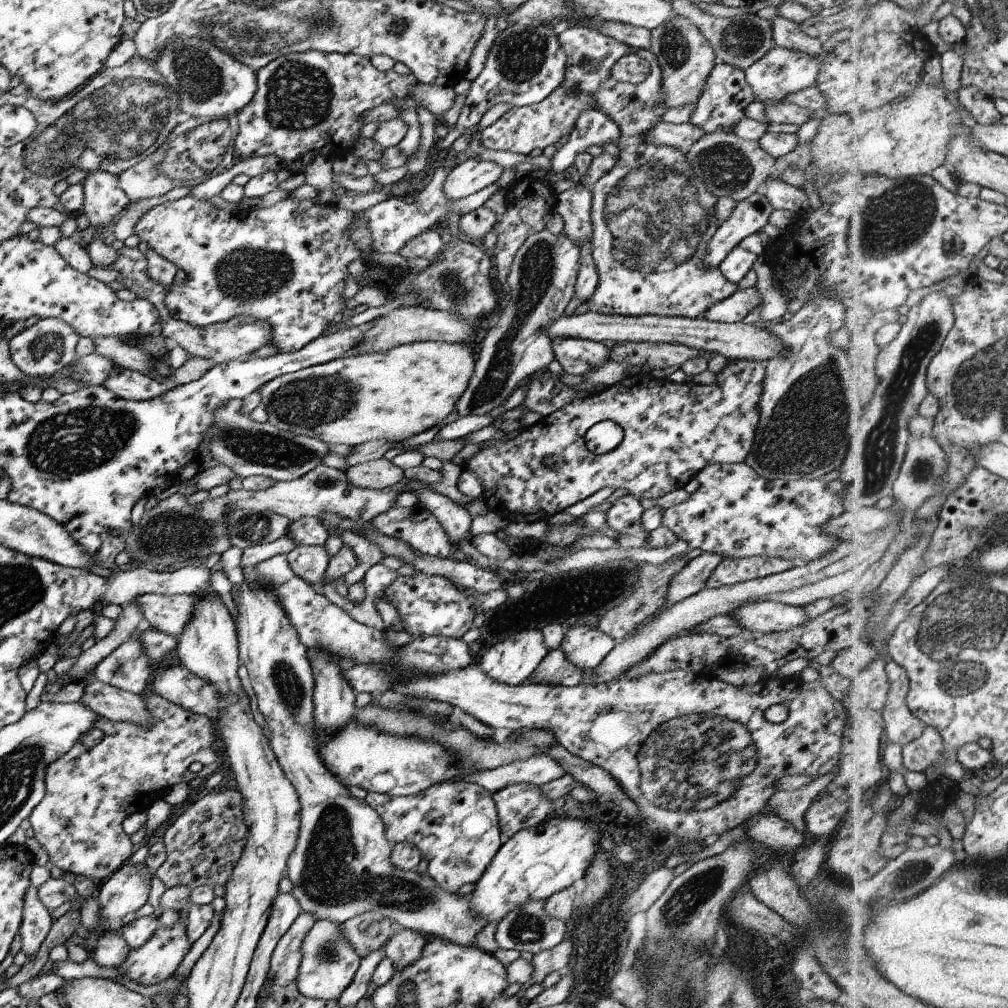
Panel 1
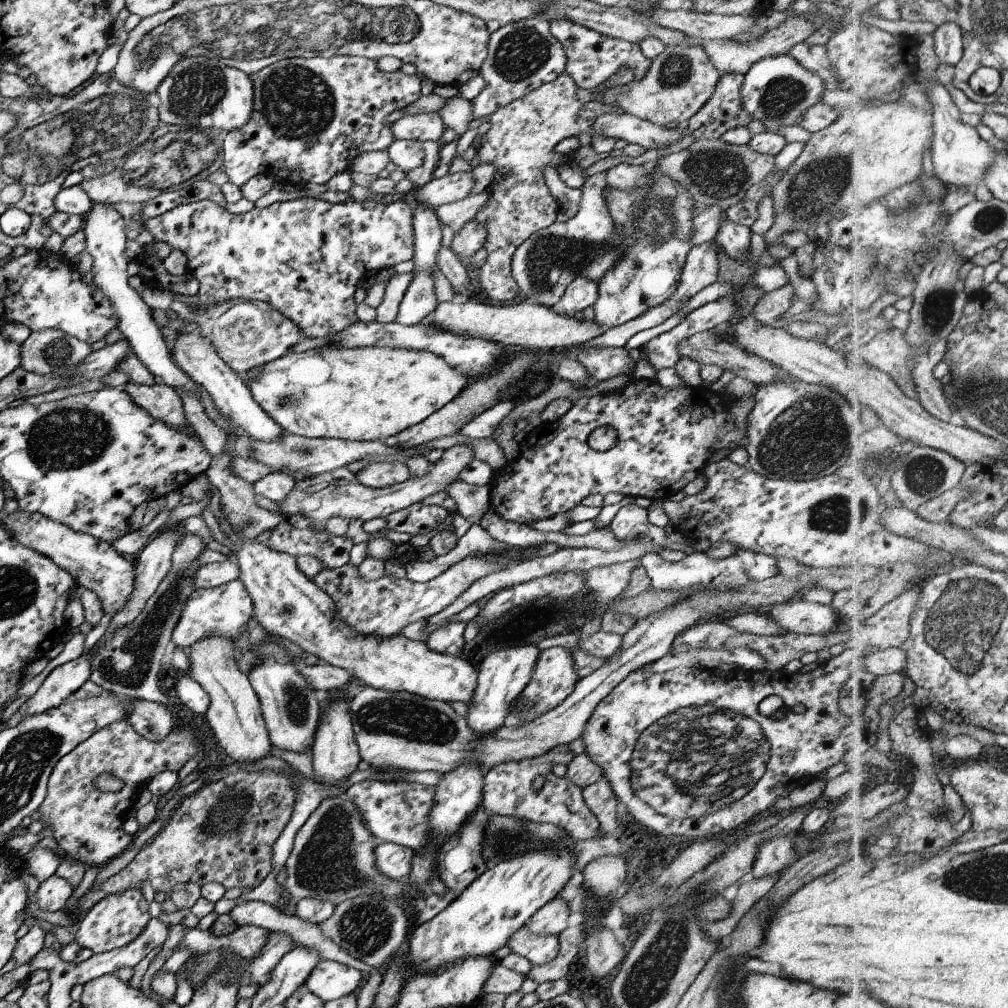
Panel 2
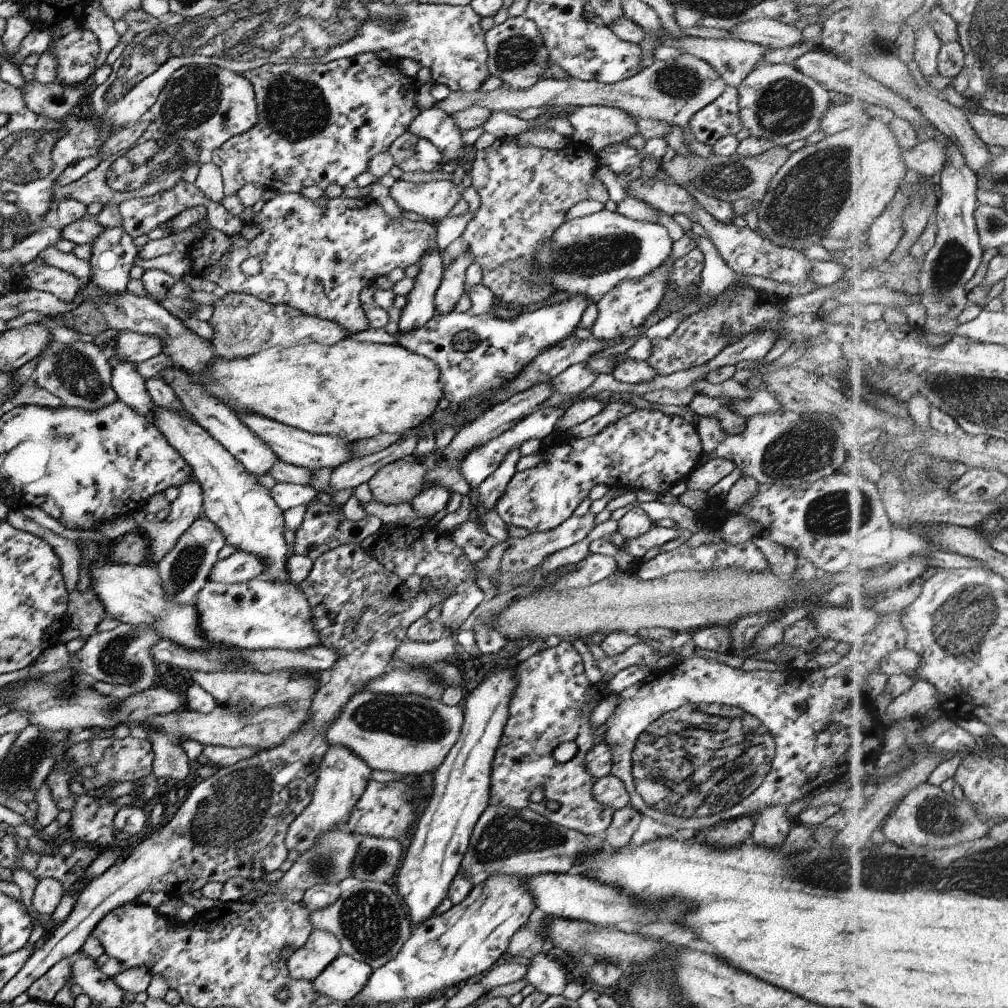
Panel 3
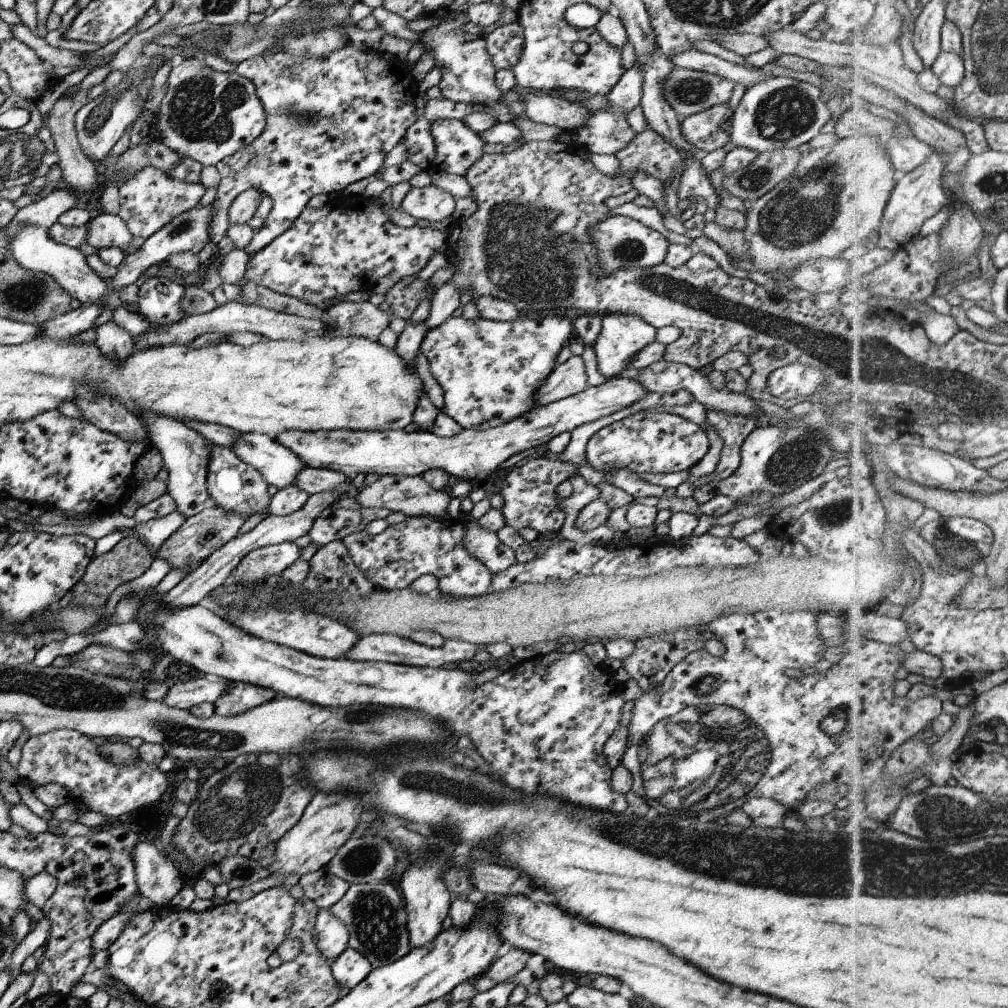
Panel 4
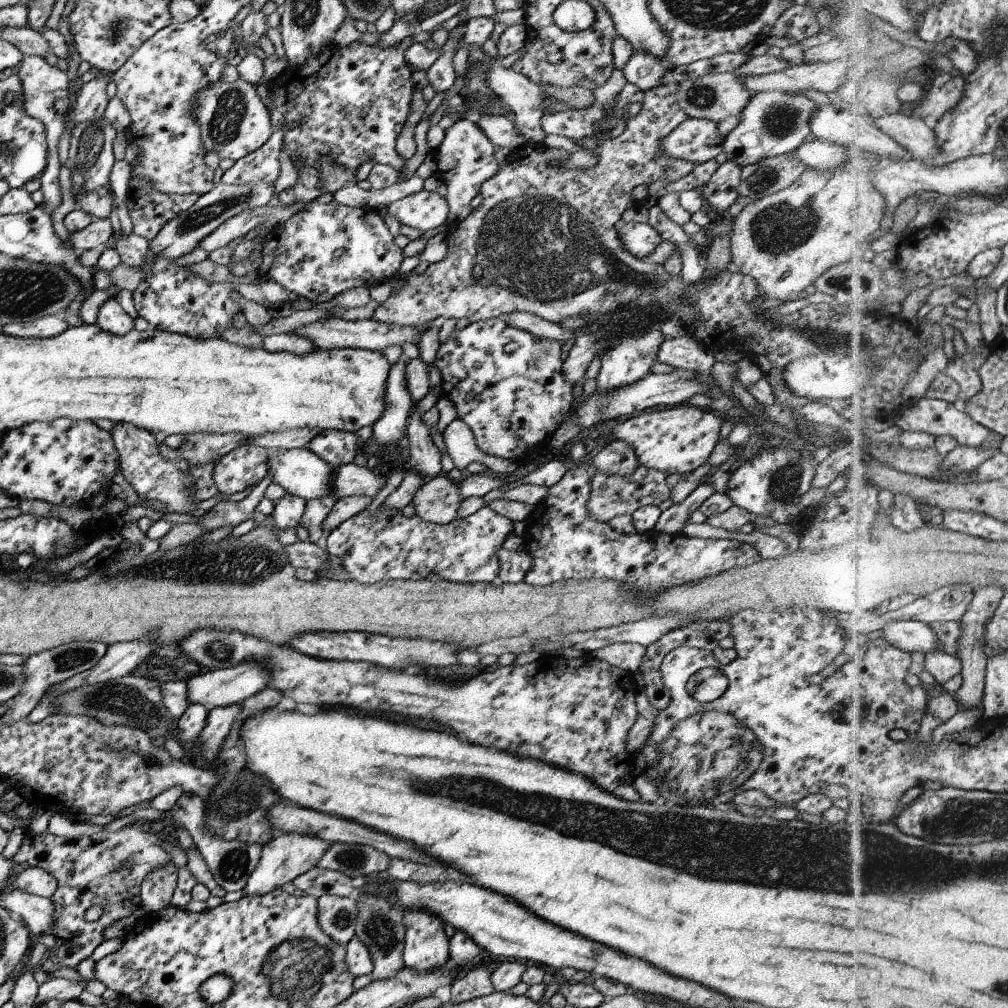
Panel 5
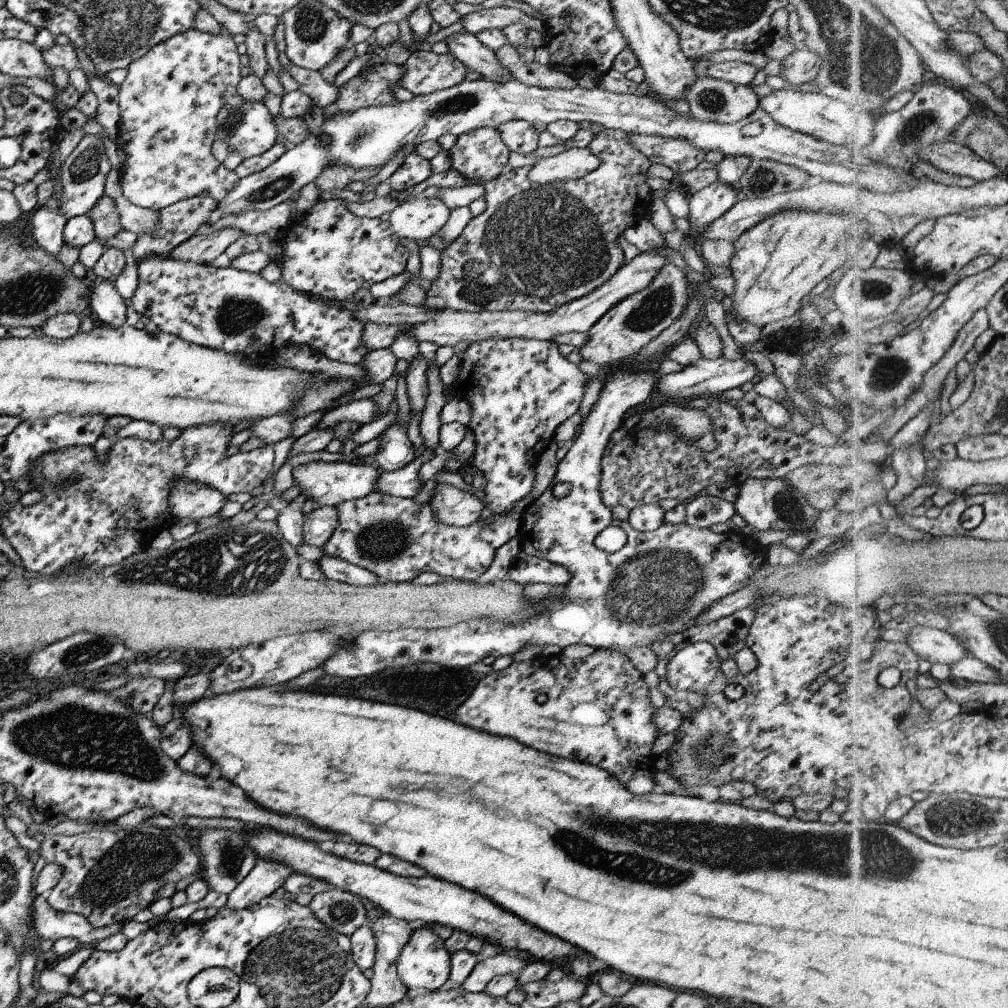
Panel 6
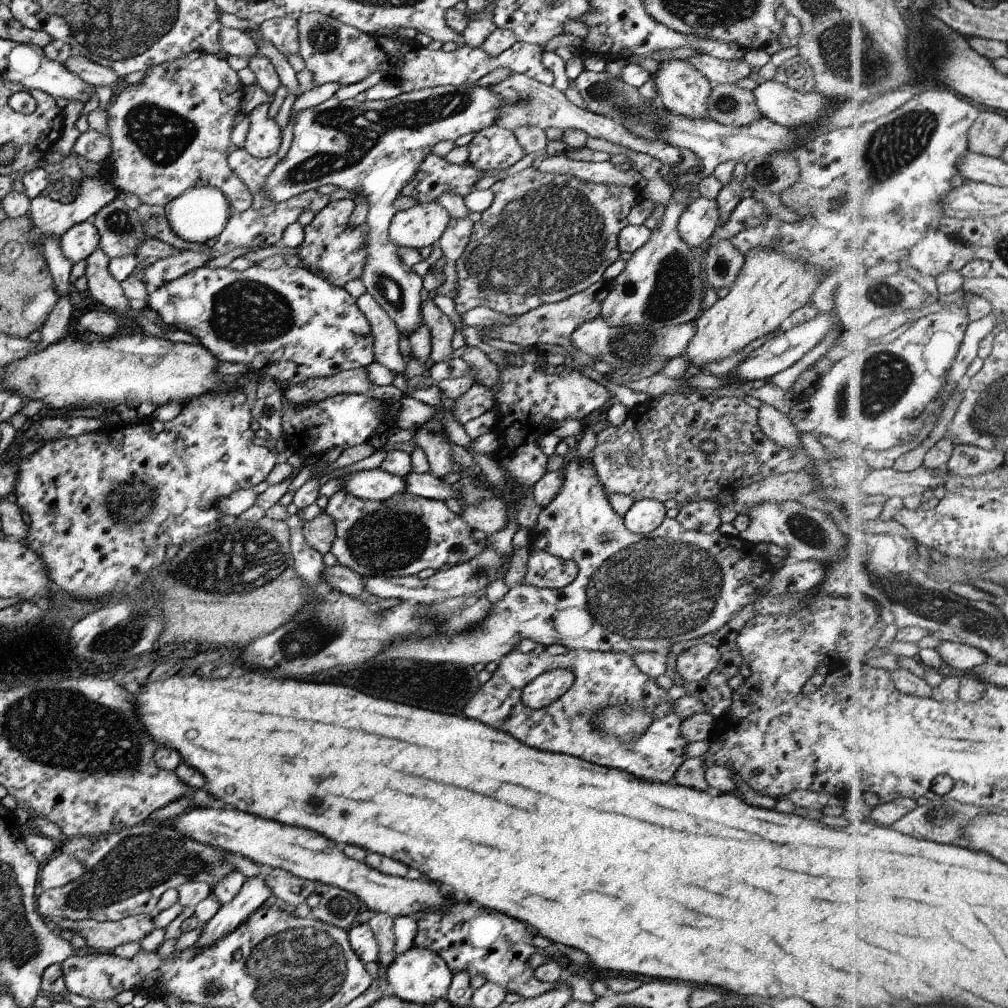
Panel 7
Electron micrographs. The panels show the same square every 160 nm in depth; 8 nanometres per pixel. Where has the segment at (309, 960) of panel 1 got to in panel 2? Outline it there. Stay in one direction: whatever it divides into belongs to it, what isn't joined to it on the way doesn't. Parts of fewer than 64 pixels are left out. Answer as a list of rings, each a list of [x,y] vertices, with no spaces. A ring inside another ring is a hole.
[[[321,959],[305,981],[304,989],[327,1003],[359,990],[361,979],[362,975],[355,968]]]

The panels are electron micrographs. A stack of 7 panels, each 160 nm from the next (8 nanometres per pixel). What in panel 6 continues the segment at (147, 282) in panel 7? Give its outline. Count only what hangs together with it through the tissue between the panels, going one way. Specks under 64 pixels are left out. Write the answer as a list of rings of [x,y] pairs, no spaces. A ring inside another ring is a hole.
[[[223,228],[217,232],[211,232],[207,236],[195,234],[183,244],[179,244],[168,257],[179,262],[195,262],[195,264],[208,265],[209,262],[222,254],[225,249],[235,242],[240,236],[241,230]]]

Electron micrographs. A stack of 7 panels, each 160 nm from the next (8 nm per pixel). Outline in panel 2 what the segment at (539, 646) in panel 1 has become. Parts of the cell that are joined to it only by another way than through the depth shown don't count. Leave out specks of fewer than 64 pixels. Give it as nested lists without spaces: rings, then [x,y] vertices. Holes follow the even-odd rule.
[[[533,644],[527,646],[515,646],[505,650],[495,650],[483,658],[476,674],[476,684],[473,688],[473,696],[467,703],[467,716],[465,722],[473,732],[475,738],[491,734],[493,730],[499,730],[508,723],[508,715],[513,700],[516,700],[531,678],[535,660],[540,650]]]

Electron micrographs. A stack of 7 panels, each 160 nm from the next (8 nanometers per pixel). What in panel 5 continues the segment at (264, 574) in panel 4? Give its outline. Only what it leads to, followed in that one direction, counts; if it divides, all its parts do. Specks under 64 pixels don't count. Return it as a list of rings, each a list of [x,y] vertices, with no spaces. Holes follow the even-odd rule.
[[[297,541],[283,547],[287,562],[294,568],[309,569],[314,572],[326,569],[331,562],[330,556],[315,543]]]

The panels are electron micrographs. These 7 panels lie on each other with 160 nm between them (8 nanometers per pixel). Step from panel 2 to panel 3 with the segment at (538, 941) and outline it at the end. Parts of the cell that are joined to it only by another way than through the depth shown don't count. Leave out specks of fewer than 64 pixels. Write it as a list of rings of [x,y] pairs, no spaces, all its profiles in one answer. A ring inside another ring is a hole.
[[[547,947],[539,954],[535,954],[526,968],[526,982],[535,991],[543,992],[547,997],[562,995],[566,984],[562,964],[547,952]]]

